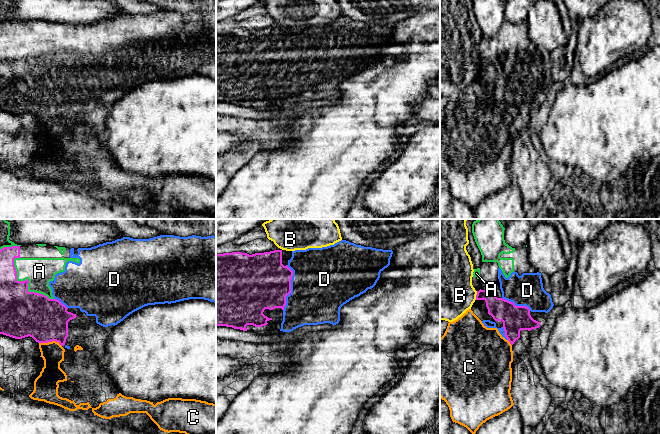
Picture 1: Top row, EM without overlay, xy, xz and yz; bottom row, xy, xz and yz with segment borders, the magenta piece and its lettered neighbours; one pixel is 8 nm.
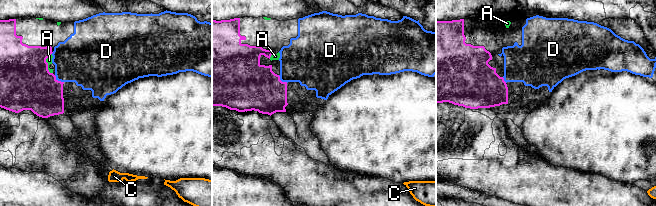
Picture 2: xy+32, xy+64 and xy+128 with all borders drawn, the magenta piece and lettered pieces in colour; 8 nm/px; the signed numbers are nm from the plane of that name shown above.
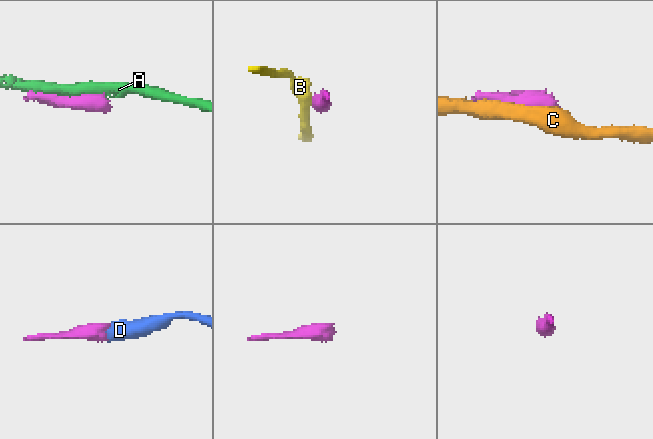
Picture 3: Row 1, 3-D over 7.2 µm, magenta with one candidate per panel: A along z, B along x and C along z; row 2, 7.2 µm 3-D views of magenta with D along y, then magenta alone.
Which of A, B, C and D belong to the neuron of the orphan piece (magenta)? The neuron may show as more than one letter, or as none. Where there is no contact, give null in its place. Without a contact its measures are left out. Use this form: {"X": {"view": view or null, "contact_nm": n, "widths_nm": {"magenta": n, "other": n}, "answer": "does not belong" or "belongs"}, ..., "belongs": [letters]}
{"A": {"view": "xy", "contact_nm": 460, "widths_nm": {"magenta": 360, "other": 220}, "answer": "does not belong"}, "B": {"view": "yz", "contact_nm": 70, "widths_nm": {"magenta": 180, "other": 440}, "answer": "does not belong"}, "C": {"view": "xy", "contact_nm": 190, "widths_nm": {"magenta": 360, "other": 180}, "answer": "does not belong"}, "D": {"view": "xz", "contact_nm": 360, "widths_nm": {"magenta": 460, "other": 480}, "answer": "belongs"}, "belongs": ["D"]}

